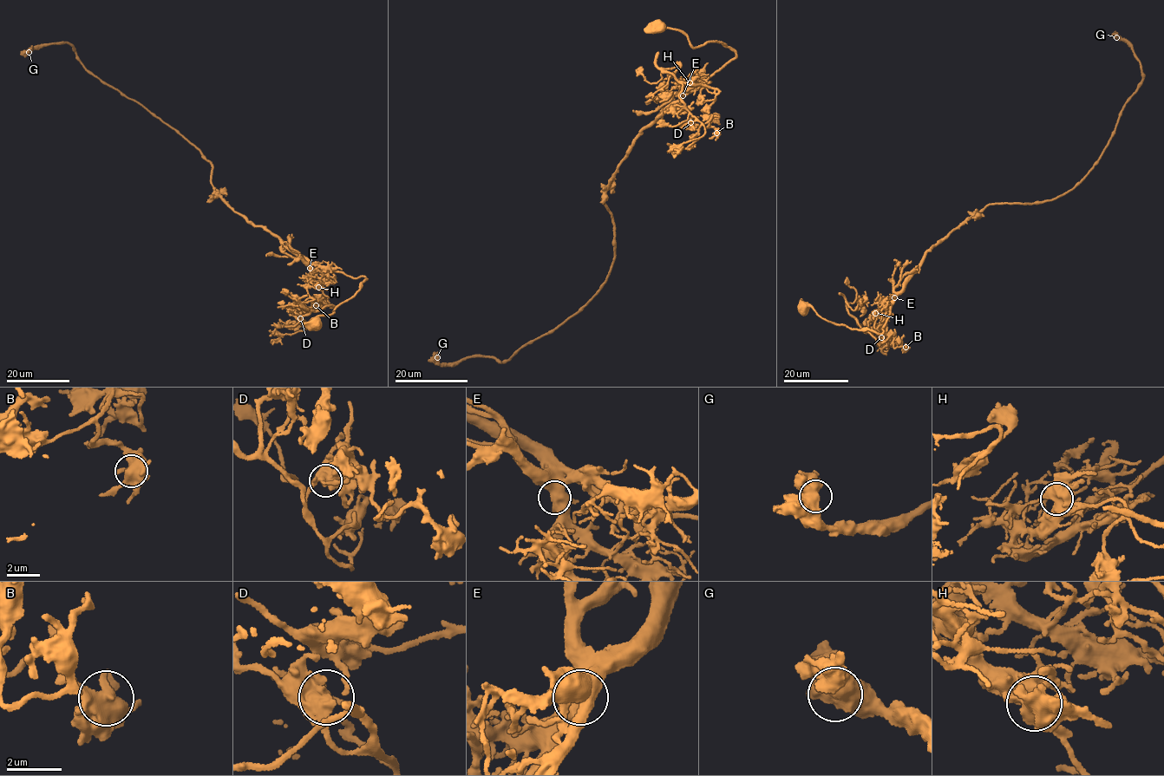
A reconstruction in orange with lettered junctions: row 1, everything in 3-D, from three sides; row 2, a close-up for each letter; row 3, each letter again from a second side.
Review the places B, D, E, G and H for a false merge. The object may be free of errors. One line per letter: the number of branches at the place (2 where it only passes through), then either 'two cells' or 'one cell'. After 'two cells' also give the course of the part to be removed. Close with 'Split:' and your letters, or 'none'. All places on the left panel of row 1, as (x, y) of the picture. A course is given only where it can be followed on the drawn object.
B: 3 | one cell
D: 3 | one cell
E: 3 | one cell
G: 3 | one cell
H: 3 | two cells | (319, 287), (332, 305), (303, 316), (302, 320), (304, 320), (307, 329), (282, 335), (275, 330), (281, 323)
Split: H

